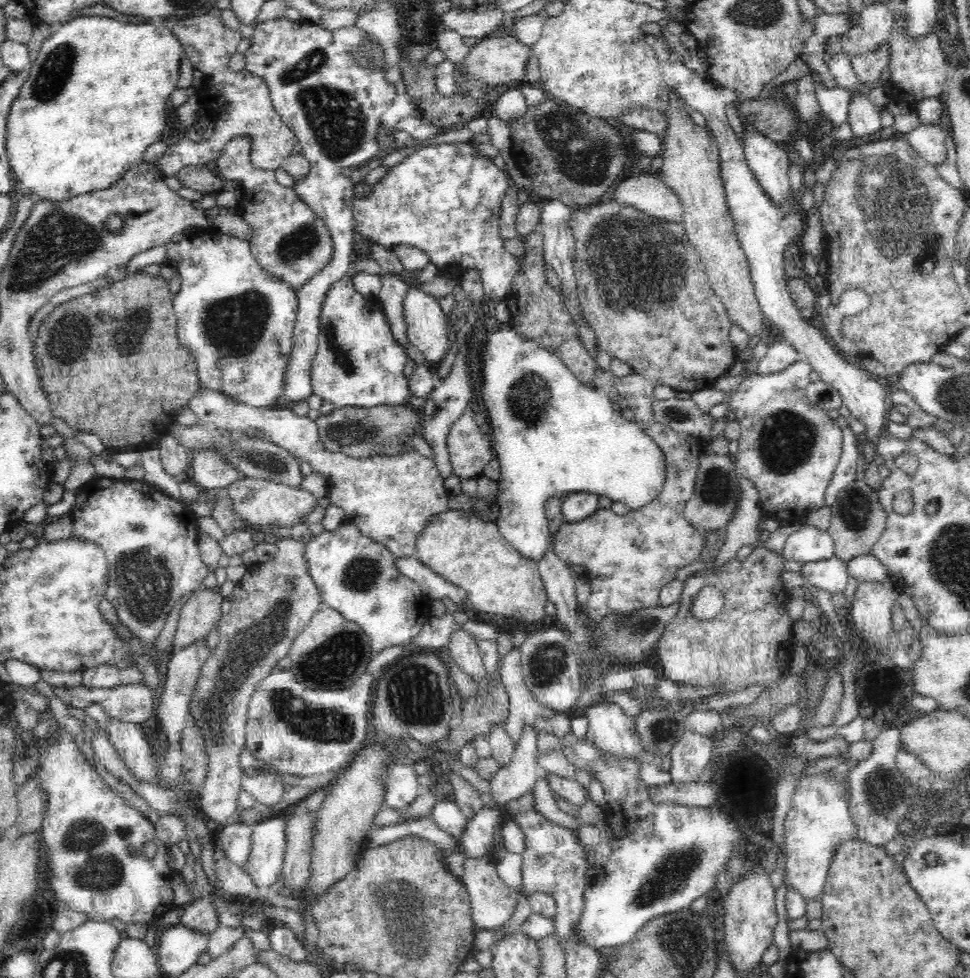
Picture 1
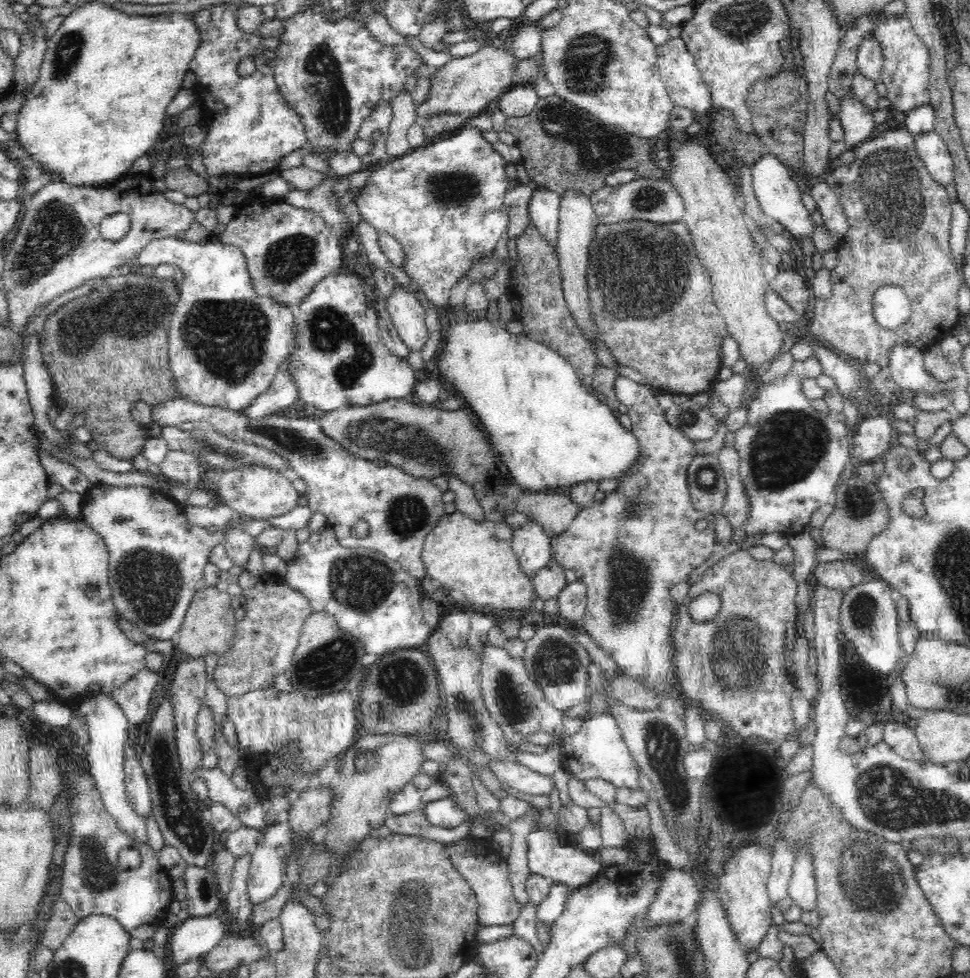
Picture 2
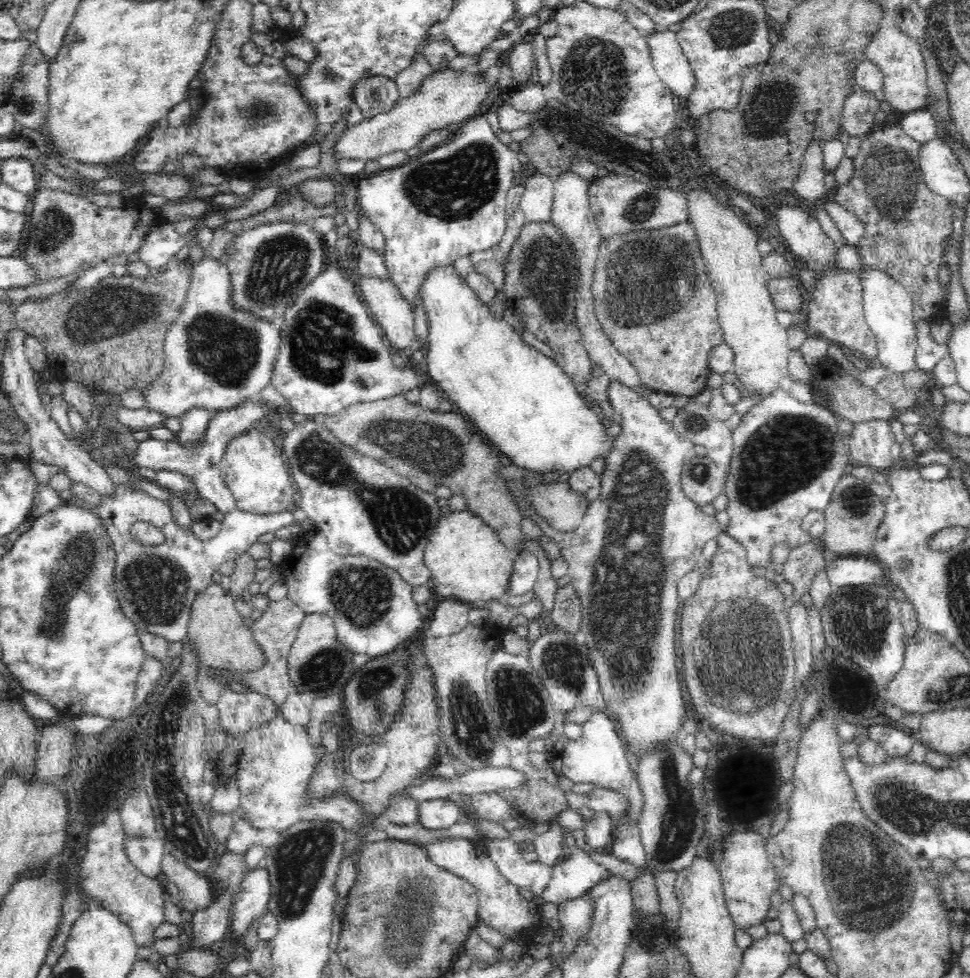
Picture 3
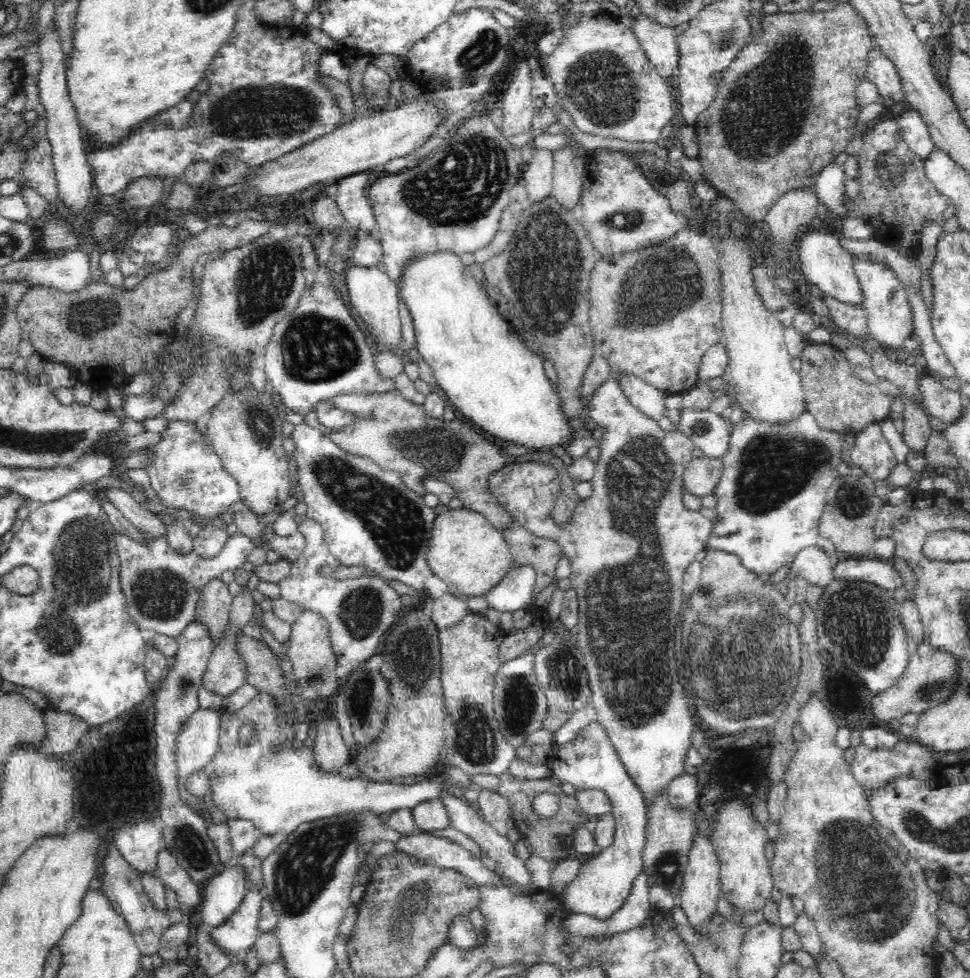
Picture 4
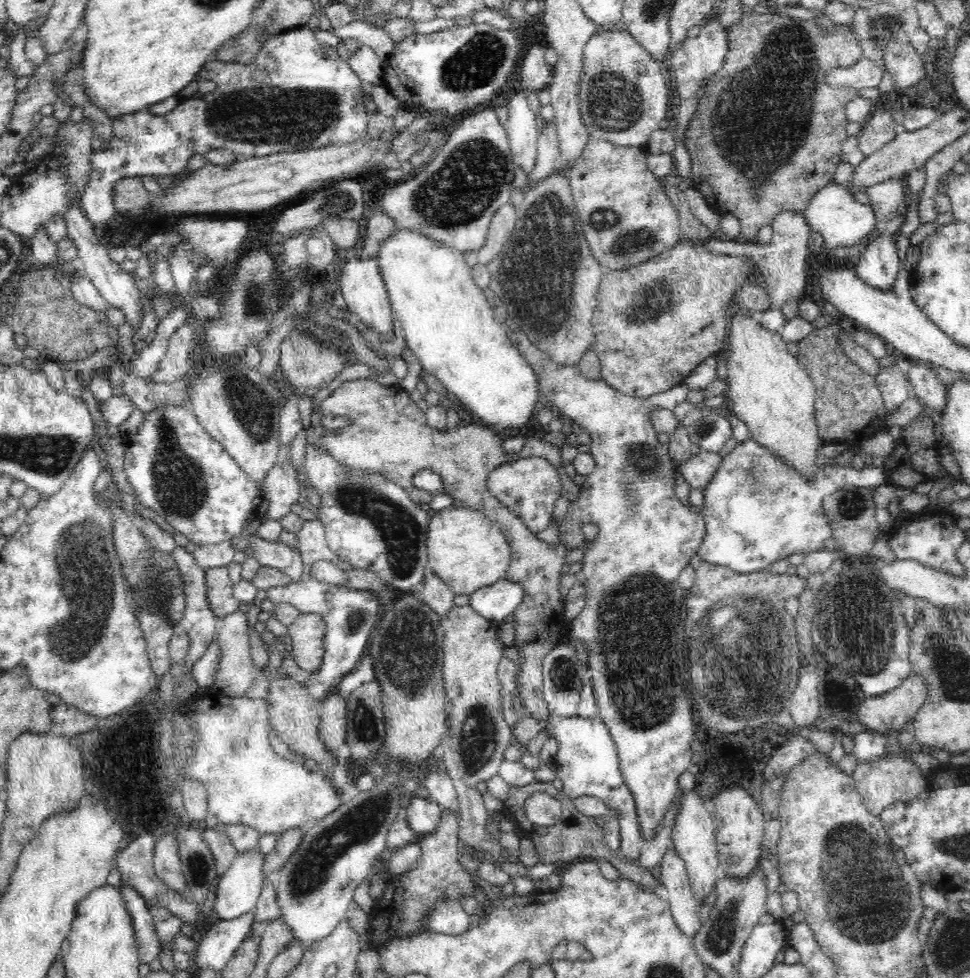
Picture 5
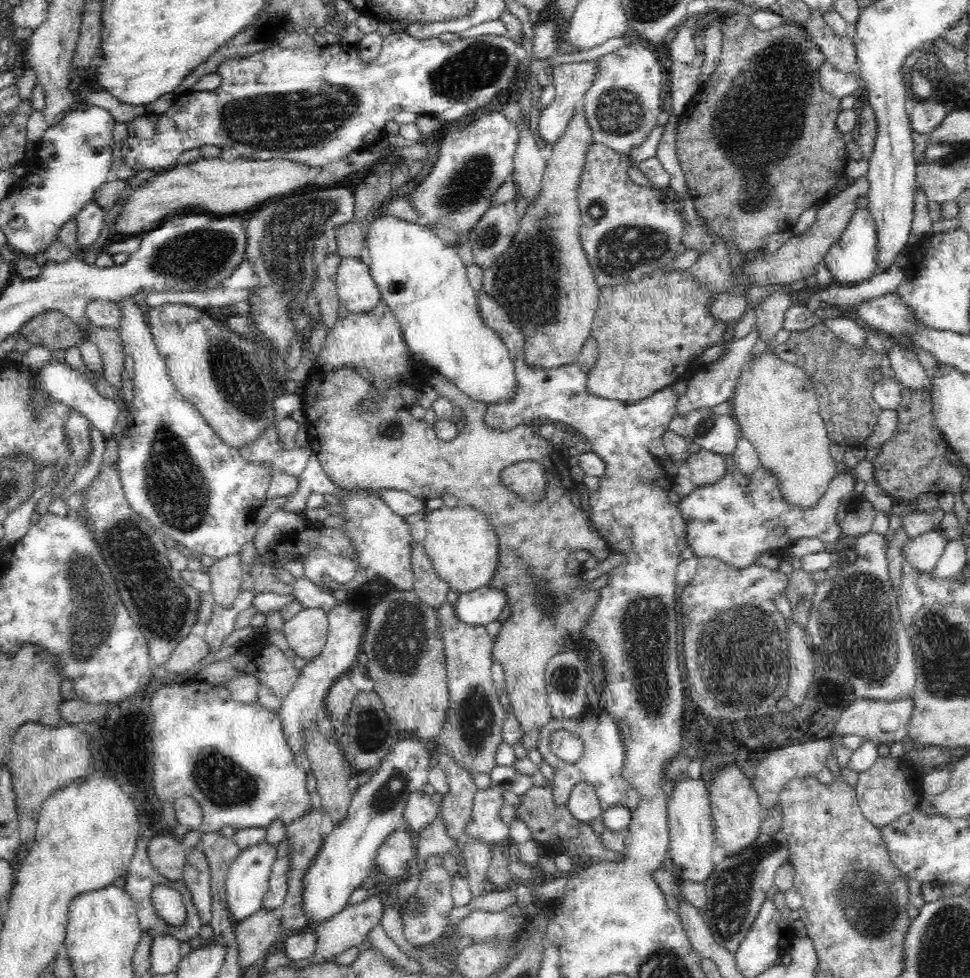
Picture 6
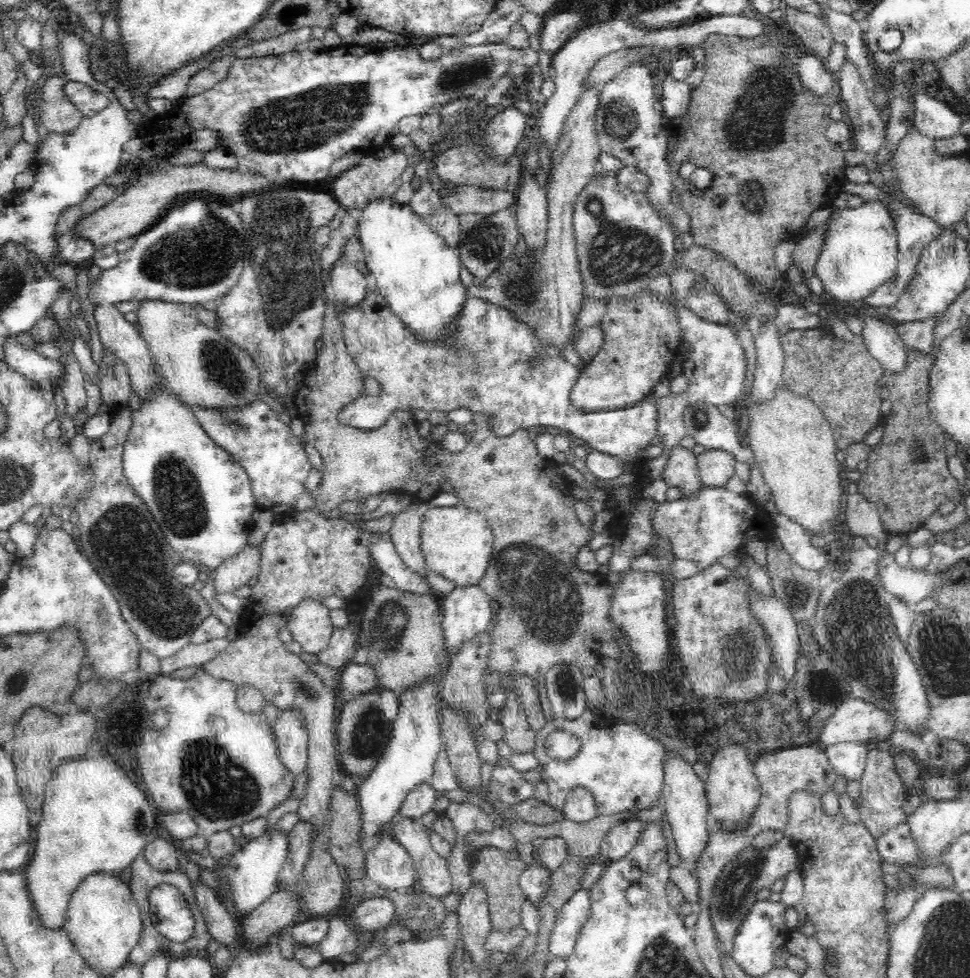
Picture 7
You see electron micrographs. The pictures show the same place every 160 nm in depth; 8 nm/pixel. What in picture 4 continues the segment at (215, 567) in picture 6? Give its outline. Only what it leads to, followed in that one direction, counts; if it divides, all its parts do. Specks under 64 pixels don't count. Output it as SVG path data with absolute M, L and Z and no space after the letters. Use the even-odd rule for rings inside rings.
M219 578L207 582L200 594L196 605L195 619L206 624L215 646L218 646L226 636L224 630L230 624L232 602L233 596L228 591L228 585Z

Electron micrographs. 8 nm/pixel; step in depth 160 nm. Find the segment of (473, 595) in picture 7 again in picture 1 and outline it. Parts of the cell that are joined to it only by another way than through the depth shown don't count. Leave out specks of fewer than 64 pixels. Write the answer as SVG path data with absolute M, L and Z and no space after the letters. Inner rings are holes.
M502 324L500 332L487 334L485 342L481 342L482 337L477 337L475 345L475 358L479 362L480 379L476 380L480 383L480 394L482 394L481 403L484 406L484 415L486 420L492 426L492 441L494 458L500 462L501 474L498 484L500 484L500 494L498 494L498 504L500 504L500 516L498 516L498 528L500 533L507 542L520 552L520 555L527 556L528 559L542 559L549 550L549 544L552 540L552 532L550 531L550 522L546 518L544 505L547 500L552 497L562 495L562 493L588 493L596 494L597 497L606 496L613 502L624 502L628 505L631 512L646 508L656 497L660 496L664 488L664 480L667 477L667 467L665 466L664 454L660 451L659 444L647 434L646 431L640 429L633 421L622 418L621 412L612 410L614 403L610 400L609 394L604 391L598 392L596 388L588 388L588 385L581 383L574 374L565 368L560 357L551 353L544 347L520 337L510 324Z

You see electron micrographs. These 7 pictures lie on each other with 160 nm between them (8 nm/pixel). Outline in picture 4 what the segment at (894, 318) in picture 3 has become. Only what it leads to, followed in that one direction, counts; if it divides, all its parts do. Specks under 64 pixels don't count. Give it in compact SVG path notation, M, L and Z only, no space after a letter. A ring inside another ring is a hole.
M860 253L853 255L853 267L862 287L862 293L864 293L863 309L868 317L867 325L871 341L880 347L902 348L906 340L914 338L913 316L904 283L886 263L872 262Z

